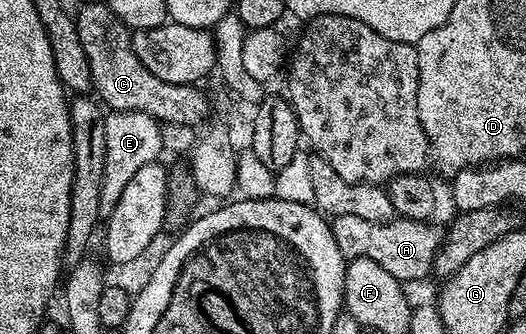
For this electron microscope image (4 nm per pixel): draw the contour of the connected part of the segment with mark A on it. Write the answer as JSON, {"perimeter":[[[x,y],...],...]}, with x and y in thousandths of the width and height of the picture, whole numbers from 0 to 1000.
{"perimeter":[[[644,644],[631,653],[629,671],[633,677],[633,701],[637,704],[637,728],[644,728],[644,751],[654,763],[658,775],[669,775],[673,769],[688,769],[690,775],[707,775],[709,784],[721,787],[721,799],[728,799],[728,811],[738,811],[741,823],[751,823],[751,835],[764,847],[779,847],[778,841],[800,841],[808,826],[817,826],[823,817],[823,778],[833,751],[838,749],[842,731],[842,698],[835,683],[829,686],[829,671],[812,662],[783,662],[772,650],[755,650],[743,662],[707,662],[705,656],[683,656],[675,644]]]}

